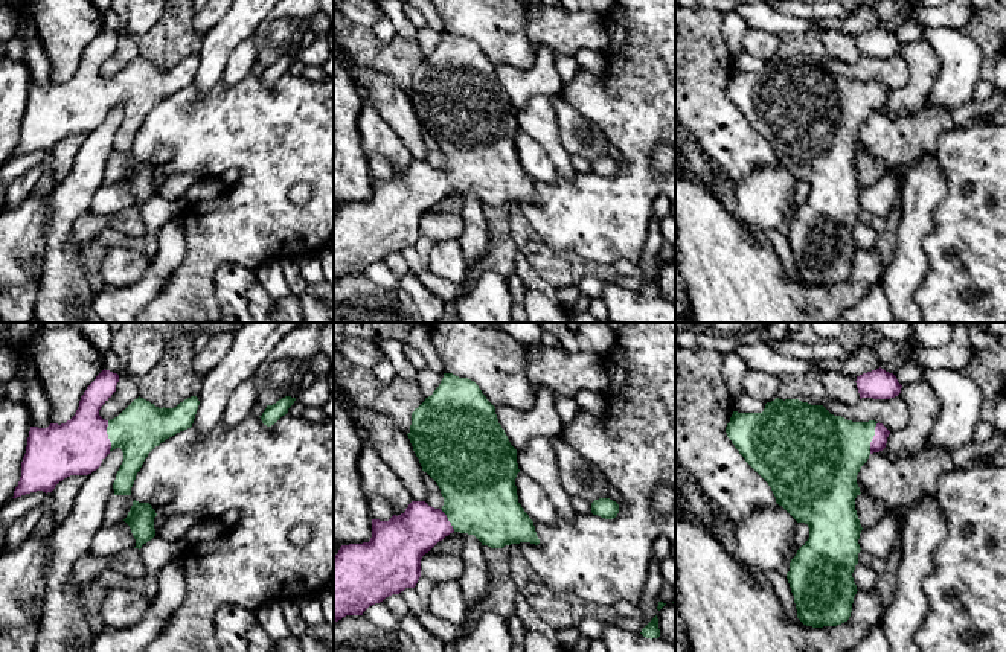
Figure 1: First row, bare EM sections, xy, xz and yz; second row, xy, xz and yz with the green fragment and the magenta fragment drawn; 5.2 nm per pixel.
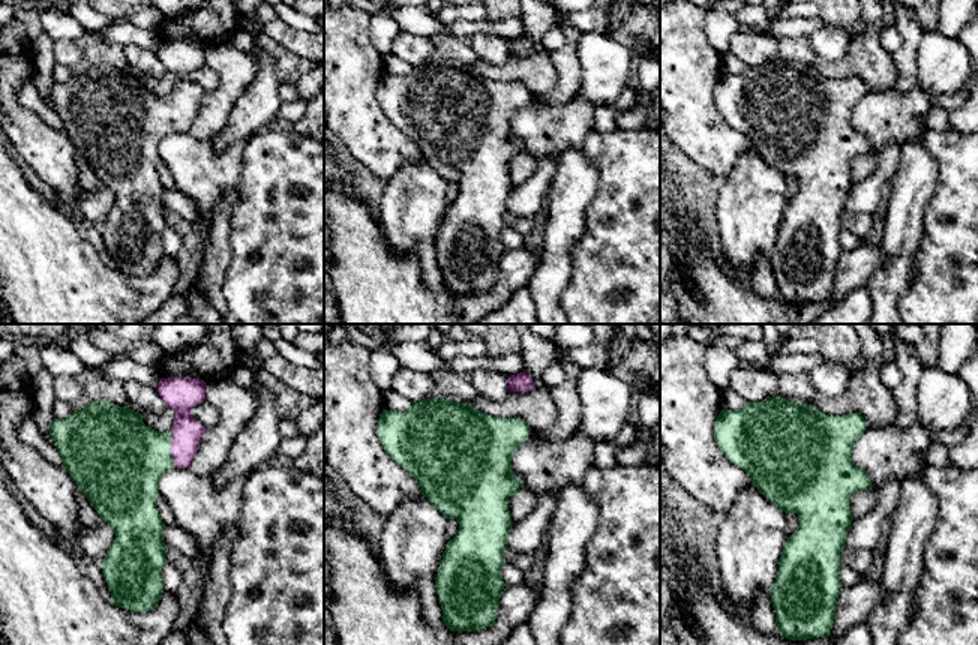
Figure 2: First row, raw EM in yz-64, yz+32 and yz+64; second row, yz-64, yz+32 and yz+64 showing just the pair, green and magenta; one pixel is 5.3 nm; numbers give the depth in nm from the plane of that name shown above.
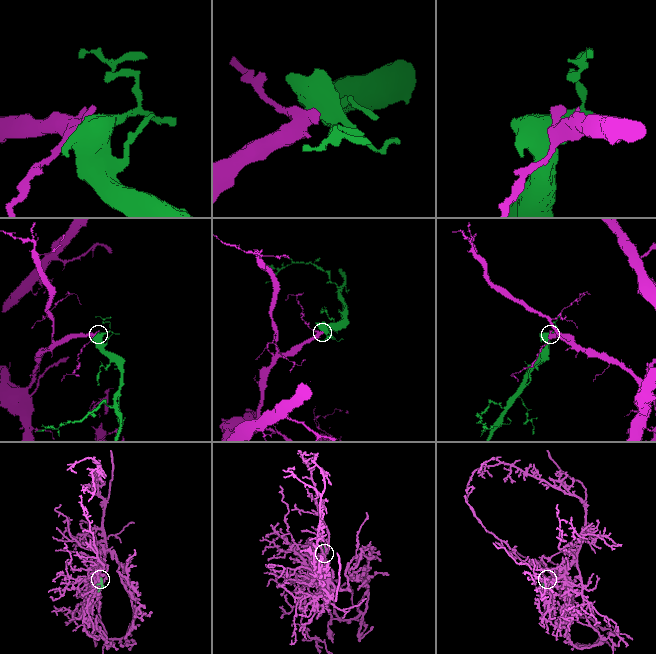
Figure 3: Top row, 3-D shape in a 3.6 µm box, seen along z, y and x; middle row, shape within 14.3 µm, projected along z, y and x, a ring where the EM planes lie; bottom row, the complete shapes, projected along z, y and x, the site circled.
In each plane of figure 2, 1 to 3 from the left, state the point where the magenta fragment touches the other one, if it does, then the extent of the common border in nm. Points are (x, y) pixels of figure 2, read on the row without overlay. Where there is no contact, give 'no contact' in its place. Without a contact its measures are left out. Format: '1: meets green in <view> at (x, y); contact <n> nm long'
1: meets green in yz-64 at (170, 113); contact 200 nm long
2: meets green in yz+32 at (528, 95); contact 40 nm long
3: no contact

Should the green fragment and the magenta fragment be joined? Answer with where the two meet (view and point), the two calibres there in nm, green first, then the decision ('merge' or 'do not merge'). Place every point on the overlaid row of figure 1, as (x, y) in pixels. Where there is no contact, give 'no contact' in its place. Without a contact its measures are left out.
contact yz (872, 437); calibres 380 and 80 nm; merge

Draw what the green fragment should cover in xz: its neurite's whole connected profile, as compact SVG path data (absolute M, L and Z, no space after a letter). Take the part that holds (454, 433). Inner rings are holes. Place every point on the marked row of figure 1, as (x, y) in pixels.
M444 373L433 395L412 413L407 436L422 471L437 483L444 506L434 509L425 501L412 501L404 513L389 521L372 519L369 542L340 547L334 556L334 622L346 615L363 615L386 597L415 588L421 577L422 556L453 532L474 535L491 548L540 544L533 521L518 503L517 449L498 423L495 407L474 381Z

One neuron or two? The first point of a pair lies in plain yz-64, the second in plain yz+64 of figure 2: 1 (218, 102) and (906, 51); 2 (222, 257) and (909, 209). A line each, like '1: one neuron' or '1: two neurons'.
1: one neuron
2: one neuron

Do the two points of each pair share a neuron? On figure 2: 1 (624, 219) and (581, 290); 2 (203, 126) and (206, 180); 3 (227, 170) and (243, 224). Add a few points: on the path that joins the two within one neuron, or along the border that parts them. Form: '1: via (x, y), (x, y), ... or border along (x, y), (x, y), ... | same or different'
1: via (624, 237), (624, 246), (599, 272) | same
2: border along (189, 131), (197, 138), (210, 138), (218, 132) | different
3: border along (243, 150), (243, 165), (236, 185) | different

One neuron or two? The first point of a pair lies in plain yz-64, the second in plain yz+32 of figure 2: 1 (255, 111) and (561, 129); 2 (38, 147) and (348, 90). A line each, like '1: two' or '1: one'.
1: two
2: one

